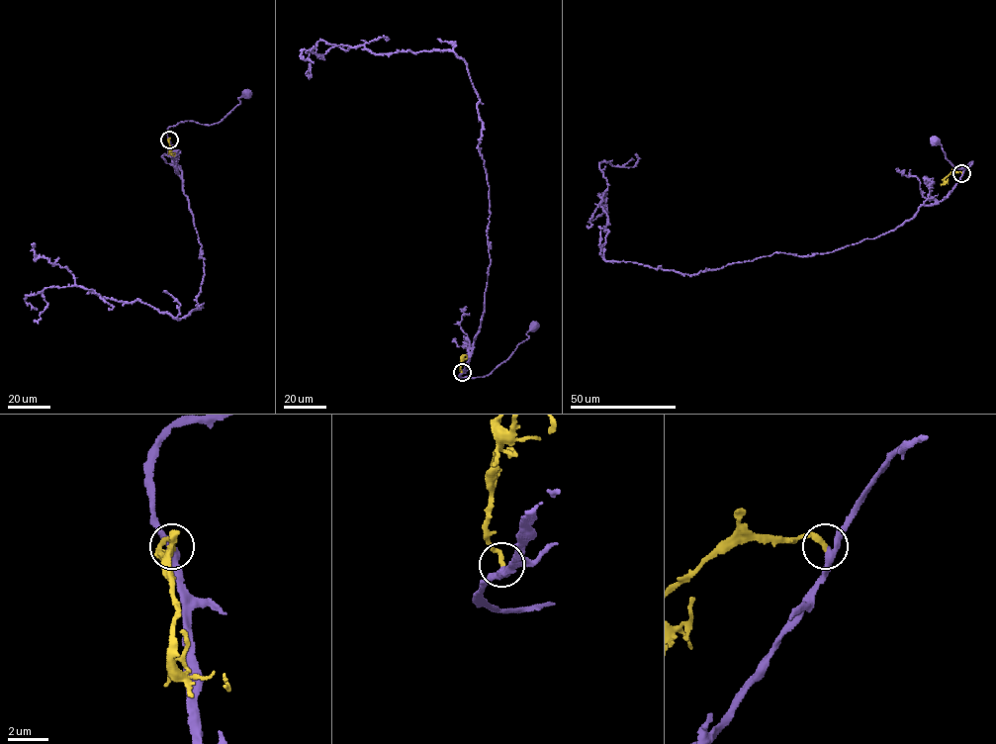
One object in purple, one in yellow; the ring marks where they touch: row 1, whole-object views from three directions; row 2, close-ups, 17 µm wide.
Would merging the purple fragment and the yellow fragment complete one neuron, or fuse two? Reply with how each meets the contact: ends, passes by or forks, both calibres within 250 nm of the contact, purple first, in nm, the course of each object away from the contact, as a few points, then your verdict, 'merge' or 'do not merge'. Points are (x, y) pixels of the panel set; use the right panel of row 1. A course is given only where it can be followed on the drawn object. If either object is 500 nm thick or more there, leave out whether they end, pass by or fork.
purple passes by; yellow ends there; 320 nm thick on the purple side, 240 nm on the other; purple runs (961, 173), (972, 161), (969, 166), (956, 168), (947, 158), (940, 144), (932, 142), (934, 140); yellow runs (961, 173), (951, 172), (942, 185), (946, 183); merge

